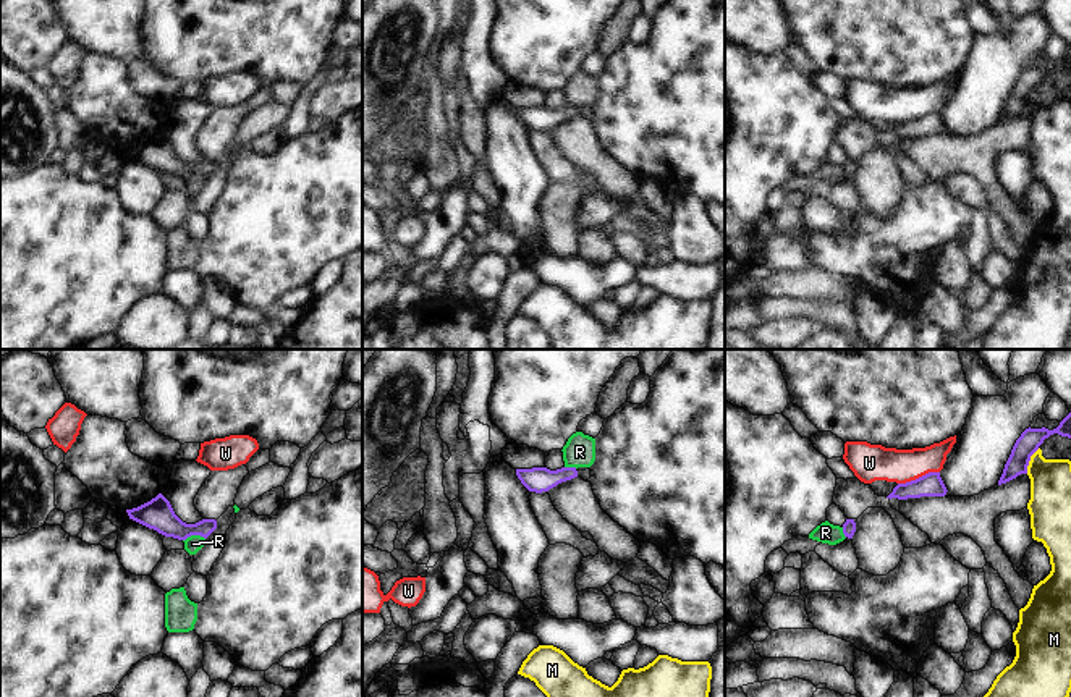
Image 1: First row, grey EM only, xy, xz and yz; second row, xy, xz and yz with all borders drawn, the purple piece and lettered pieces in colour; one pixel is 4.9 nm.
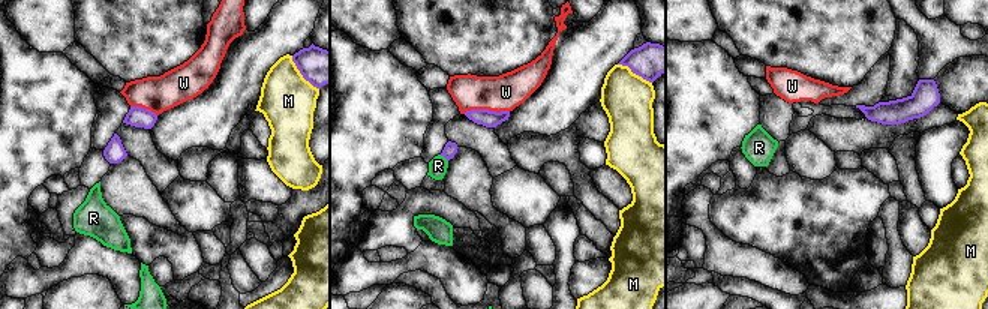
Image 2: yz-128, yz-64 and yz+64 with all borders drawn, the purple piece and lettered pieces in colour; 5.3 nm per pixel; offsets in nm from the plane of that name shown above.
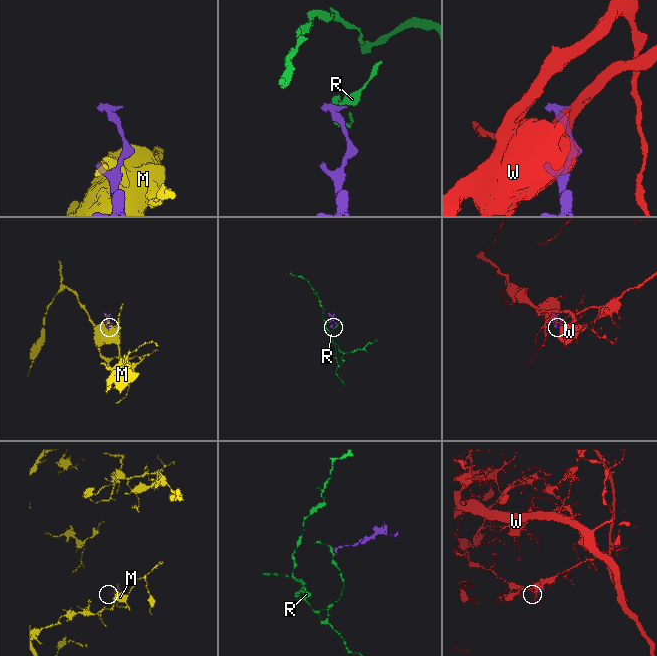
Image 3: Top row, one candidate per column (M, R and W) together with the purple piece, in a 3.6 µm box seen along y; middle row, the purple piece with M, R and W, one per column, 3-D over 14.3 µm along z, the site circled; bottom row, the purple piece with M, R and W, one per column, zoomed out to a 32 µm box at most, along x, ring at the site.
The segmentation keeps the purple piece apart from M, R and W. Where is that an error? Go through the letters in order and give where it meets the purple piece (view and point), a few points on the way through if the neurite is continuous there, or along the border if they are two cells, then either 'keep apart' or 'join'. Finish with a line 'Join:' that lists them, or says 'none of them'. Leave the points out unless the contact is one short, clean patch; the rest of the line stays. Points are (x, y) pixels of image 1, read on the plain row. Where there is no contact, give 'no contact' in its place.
M: meets purple in yz at (1029, 97); keep apart
R: meets purple in xy at (193, 172); border along xy (204, 175), (188, 173), (183, 178); keep apart
W: meets purple in yz at (919, 115); border along yz (939, 109), (929, 109), (898, 122); keep apart
Join: none of them

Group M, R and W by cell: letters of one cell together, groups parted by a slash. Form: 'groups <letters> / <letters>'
groups M / R / W

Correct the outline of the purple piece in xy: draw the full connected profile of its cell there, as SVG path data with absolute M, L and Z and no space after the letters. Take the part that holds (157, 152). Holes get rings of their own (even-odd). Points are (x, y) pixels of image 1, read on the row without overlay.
M162 131L138 146L126 147L126 150L129 157L178 178L186 178L191 173L207 176L217 167L215 157L202 157L196 162L183 160Z

